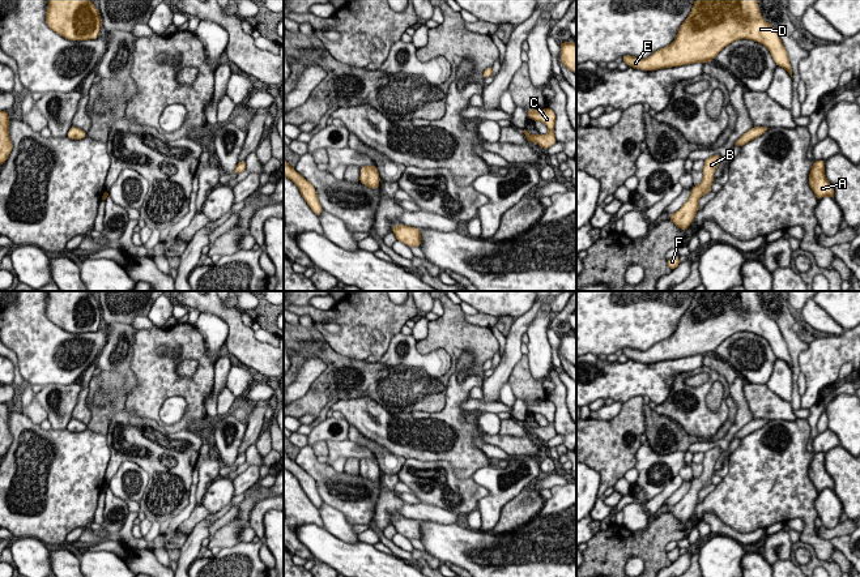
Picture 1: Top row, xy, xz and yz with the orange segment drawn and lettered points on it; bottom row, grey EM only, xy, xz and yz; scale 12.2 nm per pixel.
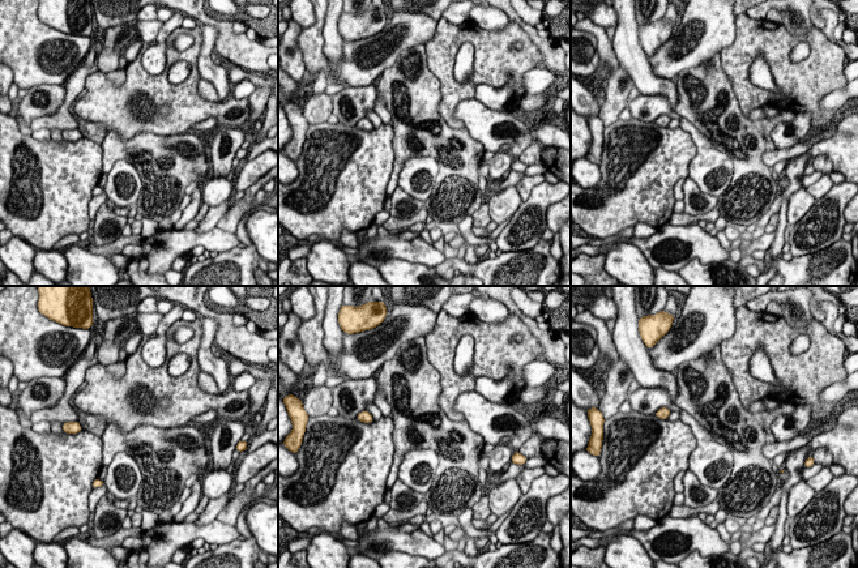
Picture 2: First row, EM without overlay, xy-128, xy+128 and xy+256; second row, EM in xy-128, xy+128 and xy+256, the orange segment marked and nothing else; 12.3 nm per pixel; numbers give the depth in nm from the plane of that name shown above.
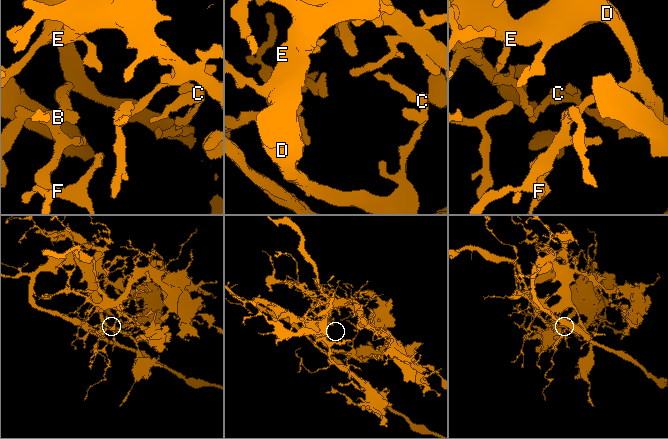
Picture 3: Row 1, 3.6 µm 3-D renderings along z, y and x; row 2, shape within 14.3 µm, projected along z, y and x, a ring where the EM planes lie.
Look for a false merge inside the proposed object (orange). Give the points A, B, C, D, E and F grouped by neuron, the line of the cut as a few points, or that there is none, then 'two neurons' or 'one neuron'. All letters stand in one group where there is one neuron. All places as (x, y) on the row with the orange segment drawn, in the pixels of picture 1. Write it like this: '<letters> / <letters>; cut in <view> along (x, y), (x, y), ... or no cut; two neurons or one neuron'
A B C D E F; no cut; one neuron

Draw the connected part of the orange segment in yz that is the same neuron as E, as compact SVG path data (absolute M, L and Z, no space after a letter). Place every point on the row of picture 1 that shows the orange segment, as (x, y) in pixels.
M695 0L669 46L646 59L623 55L622 60L627 67L642 70L707 63L738 39L763 44L775 64L784 68L792 77L788 54L779 33L763 20L758 0Z

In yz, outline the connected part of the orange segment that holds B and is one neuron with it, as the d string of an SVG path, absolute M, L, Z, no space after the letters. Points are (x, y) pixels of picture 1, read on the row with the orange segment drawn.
M714 154L704 161L704 166L702 170L703 174L702 181L691 188L689 200L681 206L681 209L668 218L680 230L686 230L694 221L695 213L699 210L698 200L702 196L712 192L711 185L714 183L714 174L720 162L721 157L719 154Z

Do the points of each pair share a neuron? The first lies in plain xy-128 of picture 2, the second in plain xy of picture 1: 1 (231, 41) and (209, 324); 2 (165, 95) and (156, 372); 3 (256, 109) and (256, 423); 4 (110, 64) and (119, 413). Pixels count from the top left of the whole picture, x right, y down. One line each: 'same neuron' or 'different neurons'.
1: different neurons
2: same neuron
3: same neuron
4: same neuron

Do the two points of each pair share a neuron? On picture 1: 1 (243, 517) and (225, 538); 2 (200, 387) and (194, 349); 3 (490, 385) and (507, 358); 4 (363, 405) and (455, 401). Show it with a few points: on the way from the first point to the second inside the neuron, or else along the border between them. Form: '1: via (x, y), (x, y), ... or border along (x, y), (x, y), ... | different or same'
1: via (241, 522), (230, 533) | same
2: via (201, 377), (201, 358) | same
3: via (497, 379), (506, 364) | same
4: via (388, 441), (438, 454), (450, 452), (459, 437) | same

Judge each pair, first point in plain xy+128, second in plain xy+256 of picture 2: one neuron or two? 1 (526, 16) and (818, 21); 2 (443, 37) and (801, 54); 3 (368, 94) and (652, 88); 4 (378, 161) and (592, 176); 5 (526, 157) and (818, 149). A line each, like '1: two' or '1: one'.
1: two
2: two
3: two
4: two
5: two

